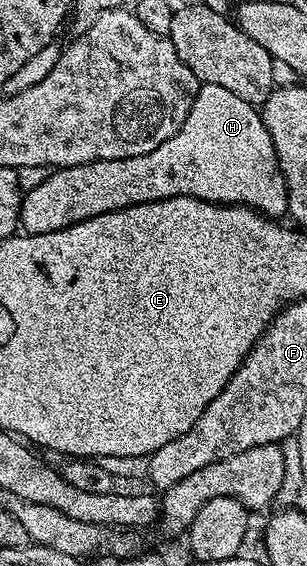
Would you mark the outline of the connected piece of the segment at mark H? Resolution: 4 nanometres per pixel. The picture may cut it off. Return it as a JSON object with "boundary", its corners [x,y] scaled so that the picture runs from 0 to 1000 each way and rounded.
{"boundary":[[[661,148],[632,171],[632,186],[619,186],[619,200],[606,200],[606,214],[593,214],[593,228],[567,235],[554,249],[528,249],[515,263],[489,263],[489,270],[463,270],[450,277],[336,281],[199,295],[153,313],[137,327],[81,336],[62,399],[98,415],[176,412],[332,376],[583,345],[664,352],[678,359],[792,362],[876,383],[912,383],[912,378],[922,382],[935,375],[938,329],[912,304],[893,249],[866,228],[850,198],[824,184],[788,178],[788,171],[749,164],[749,157],[723,157],[723,150]]]}

